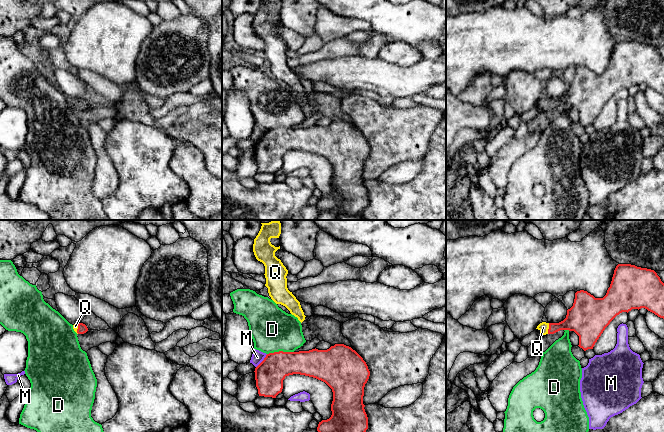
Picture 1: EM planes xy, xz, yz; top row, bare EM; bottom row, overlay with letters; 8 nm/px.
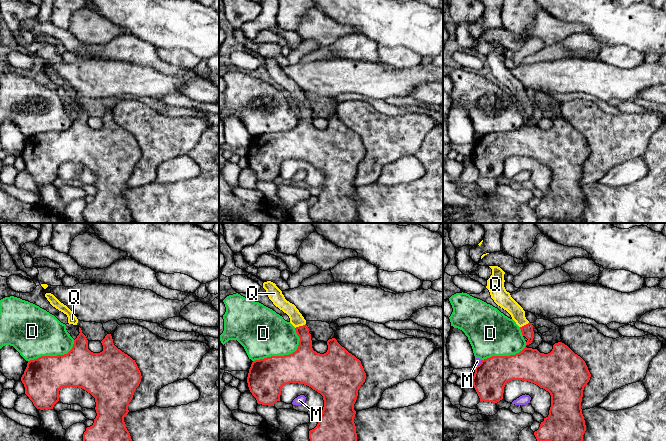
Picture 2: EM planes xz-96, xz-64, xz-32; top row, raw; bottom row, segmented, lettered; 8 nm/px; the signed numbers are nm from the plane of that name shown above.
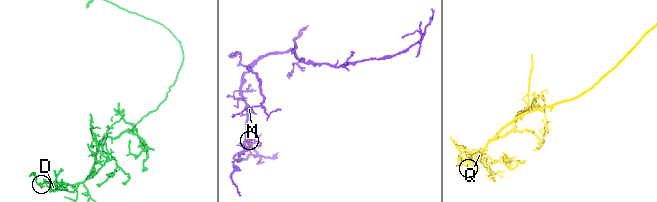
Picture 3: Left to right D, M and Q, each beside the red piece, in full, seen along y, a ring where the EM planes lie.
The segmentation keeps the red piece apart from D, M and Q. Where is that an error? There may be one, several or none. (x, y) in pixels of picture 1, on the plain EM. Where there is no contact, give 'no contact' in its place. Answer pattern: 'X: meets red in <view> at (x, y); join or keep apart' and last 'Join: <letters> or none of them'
D: meets red in xz at (280, 127); keep apart
M: meets red in xz at (262, 137); keep apart
Q: meets red in yz at (549, 104); join
Join: Q

